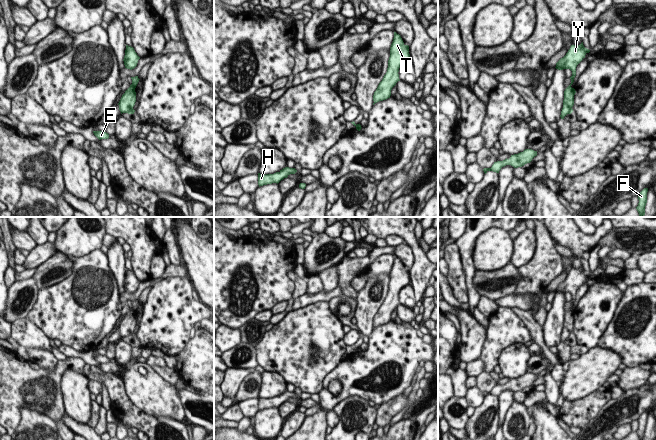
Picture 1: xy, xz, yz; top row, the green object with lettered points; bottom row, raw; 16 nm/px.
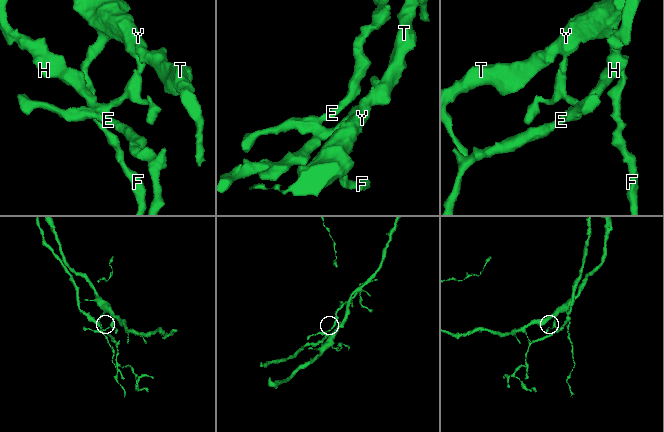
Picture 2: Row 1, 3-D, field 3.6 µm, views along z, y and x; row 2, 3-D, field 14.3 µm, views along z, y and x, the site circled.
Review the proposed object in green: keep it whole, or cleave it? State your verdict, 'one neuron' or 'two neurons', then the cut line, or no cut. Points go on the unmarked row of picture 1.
two neurons; cut in xy along (130, 309), (134, 312)

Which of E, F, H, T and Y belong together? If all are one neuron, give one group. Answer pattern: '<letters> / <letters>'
E H / F T Y

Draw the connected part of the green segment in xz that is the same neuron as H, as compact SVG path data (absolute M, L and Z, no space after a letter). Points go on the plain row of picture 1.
M285 391L279 396L276 396L274 398L260 398L258 397L258 409L263 410L267 408L272 408L272 407L279 407L281 404L284 402L287 402L290 398L295 398L297 394L295 392L289 392Z

